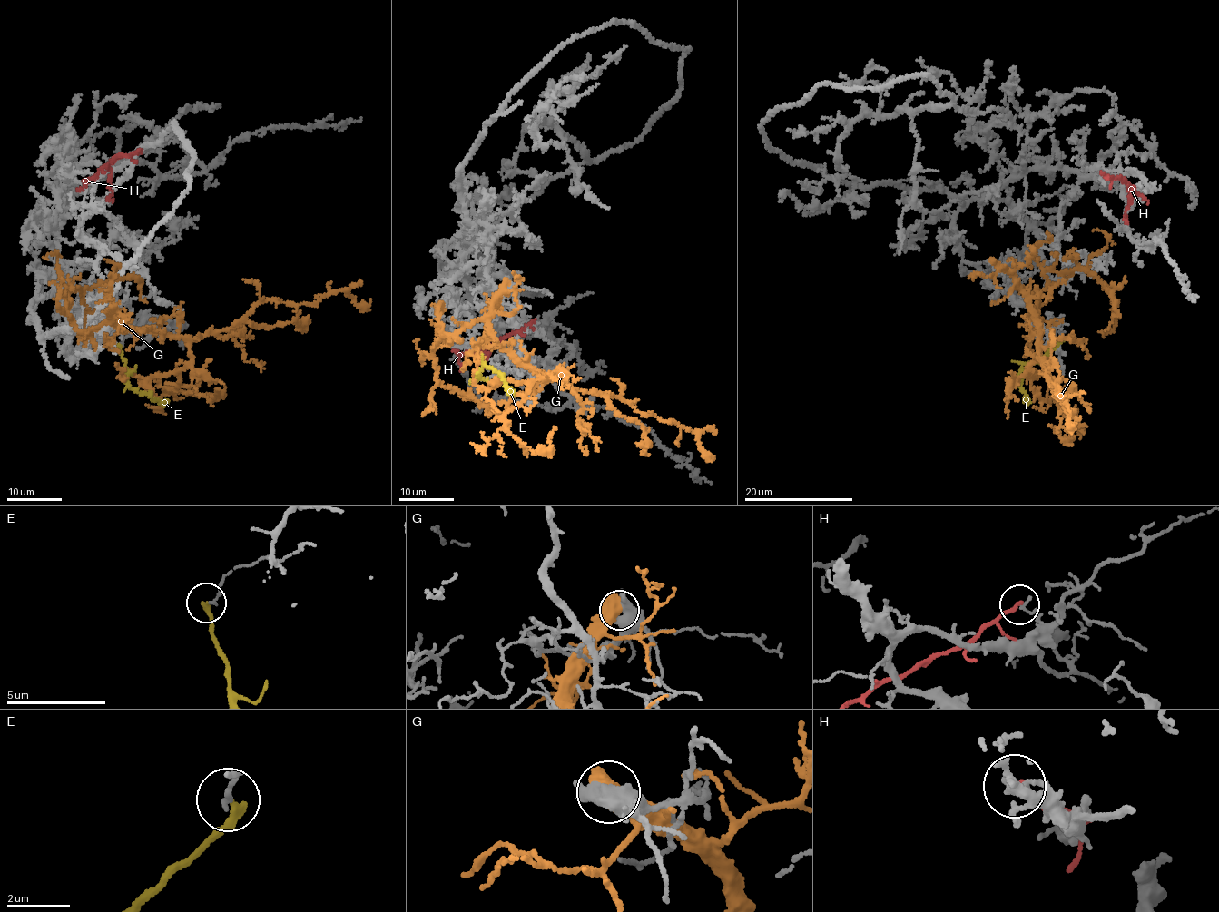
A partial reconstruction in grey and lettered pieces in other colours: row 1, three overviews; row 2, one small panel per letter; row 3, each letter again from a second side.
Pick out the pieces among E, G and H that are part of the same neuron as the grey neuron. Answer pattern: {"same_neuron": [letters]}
{"same_neuron": []}

